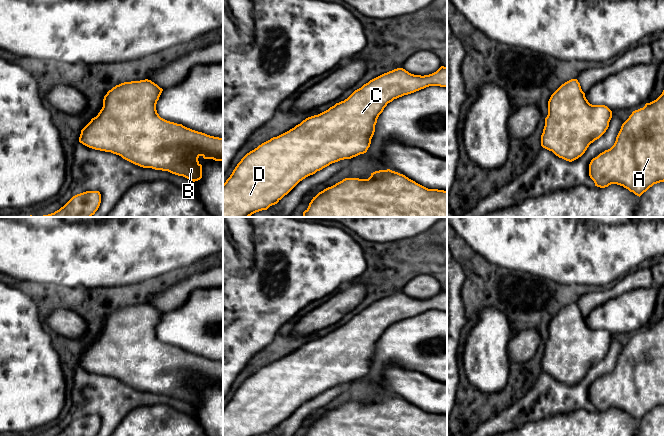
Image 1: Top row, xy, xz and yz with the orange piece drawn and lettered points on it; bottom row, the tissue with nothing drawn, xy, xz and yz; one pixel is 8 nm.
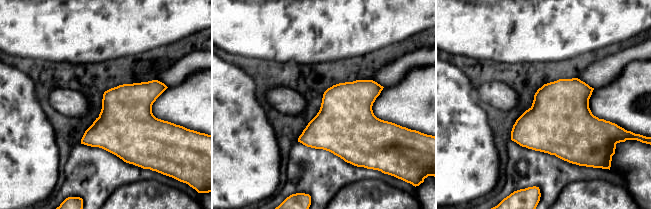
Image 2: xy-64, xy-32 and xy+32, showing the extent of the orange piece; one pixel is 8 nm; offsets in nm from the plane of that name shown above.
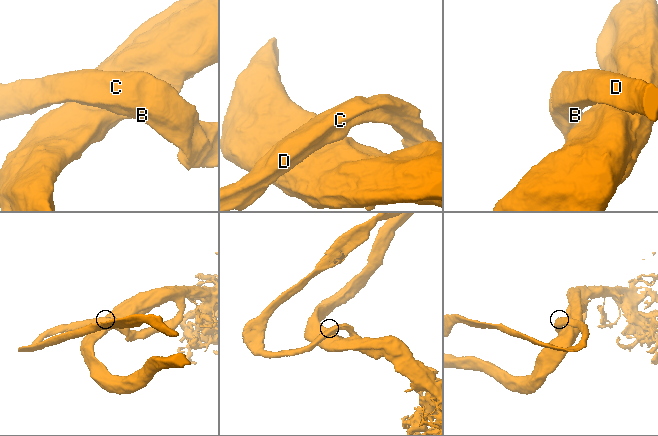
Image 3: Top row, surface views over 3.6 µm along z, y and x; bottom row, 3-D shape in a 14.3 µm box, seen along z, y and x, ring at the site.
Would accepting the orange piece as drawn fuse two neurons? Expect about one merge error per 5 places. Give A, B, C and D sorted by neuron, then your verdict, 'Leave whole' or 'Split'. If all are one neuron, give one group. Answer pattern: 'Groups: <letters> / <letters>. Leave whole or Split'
Groups: A B C D. Leave whole

